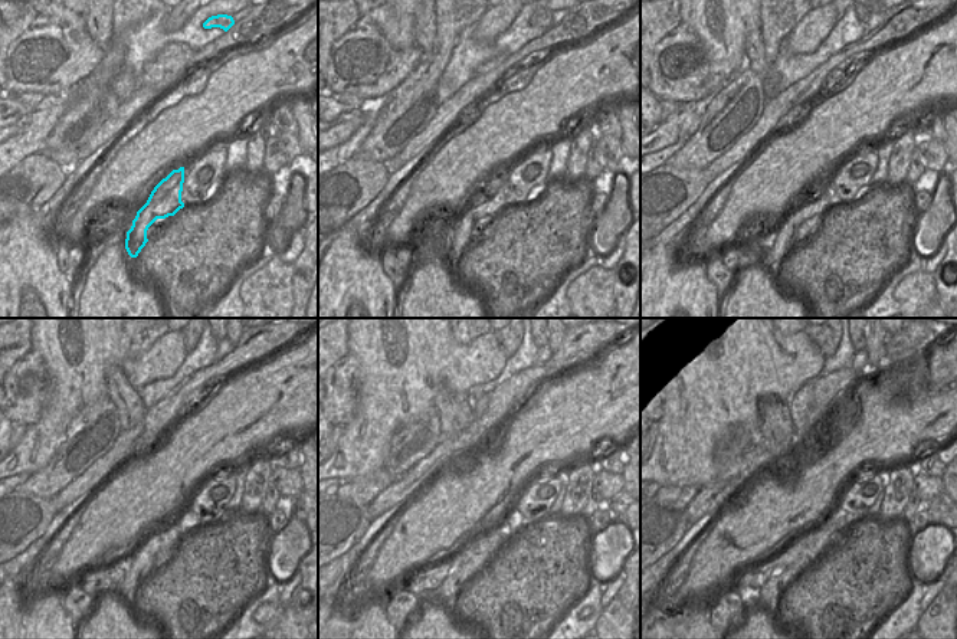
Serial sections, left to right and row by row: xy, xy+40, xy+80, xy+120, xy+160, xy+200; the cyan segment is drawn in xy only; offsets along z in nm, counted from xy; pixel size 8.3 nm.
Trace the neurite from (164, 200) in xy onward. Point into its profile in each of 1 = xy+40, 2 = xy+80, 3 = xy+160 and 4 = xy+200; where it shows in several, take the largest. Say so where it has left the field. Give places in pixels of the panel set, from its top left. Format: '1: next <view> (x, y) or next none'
1: next xy+40 (458, 242)
2: next xy+80 (782, 243)
3: next xy+160 (459, 577)
4: next xy+200 (769, 595)

